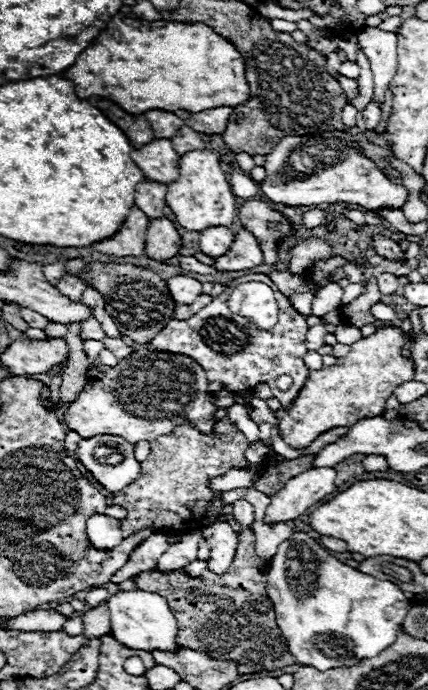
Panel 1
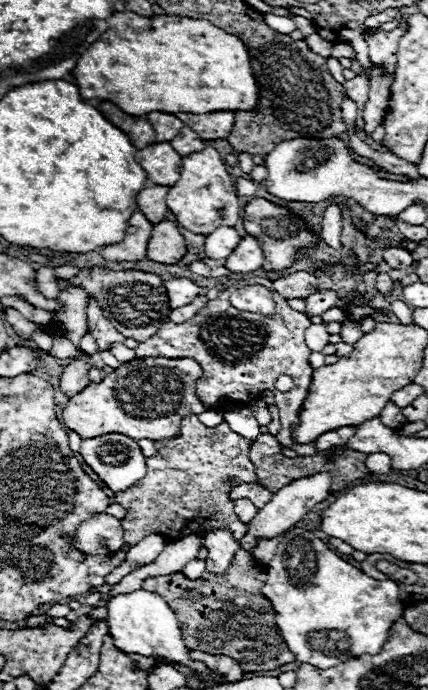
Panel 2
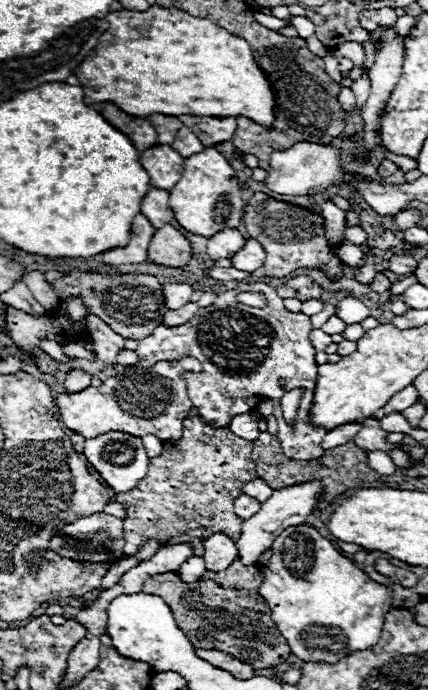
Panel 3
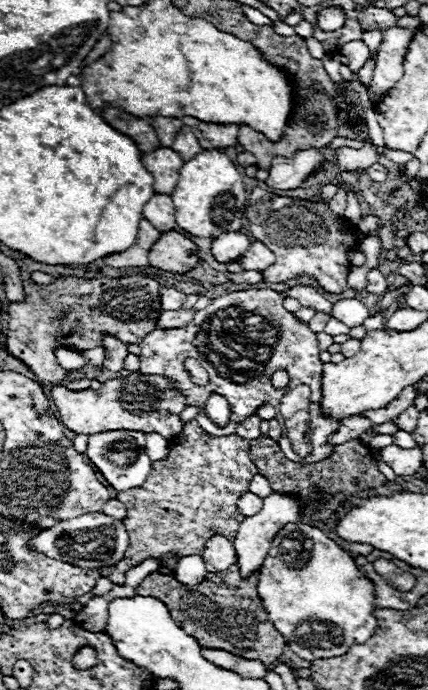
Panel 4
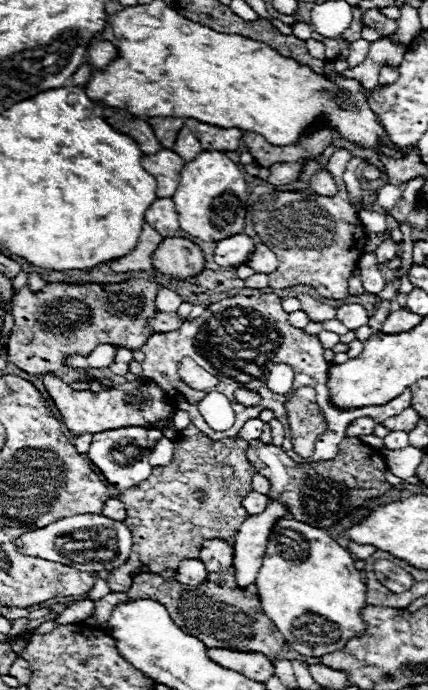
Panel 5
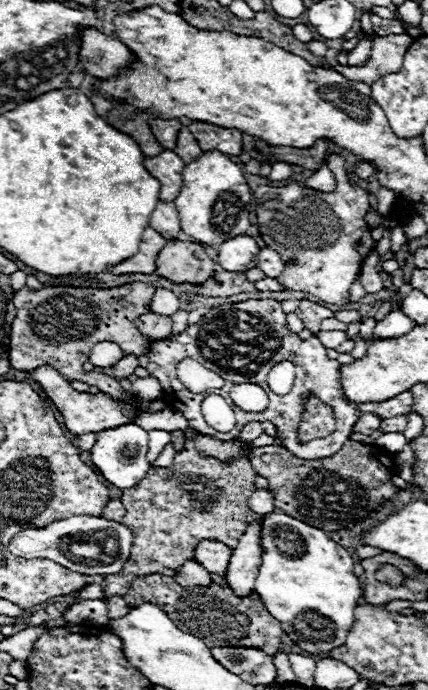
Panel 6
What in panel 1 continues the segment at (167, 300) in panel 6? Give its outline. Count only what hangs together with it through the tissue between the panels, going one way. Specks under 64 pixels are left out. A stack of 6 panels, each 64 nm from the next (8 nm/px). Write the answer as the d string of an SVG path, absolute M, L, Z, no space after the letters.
M174 276L166 284L168 284L168 290L170 290L176 306L194 302L194 298L202 294L202 284L190 276Z

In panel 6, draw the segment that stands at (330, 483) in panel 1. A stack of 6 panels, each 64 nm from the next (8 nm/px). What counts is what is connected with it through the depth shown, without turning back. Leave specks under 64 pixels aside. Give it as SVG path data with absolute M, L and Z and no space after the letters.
M260 520L250 524L238 542L238 546L232 552L230 566L226 570L226 582L232 588L238 598L246 598L246 594L252 594L254 580L260 566L260 554L262 548L258 544L260 538Z

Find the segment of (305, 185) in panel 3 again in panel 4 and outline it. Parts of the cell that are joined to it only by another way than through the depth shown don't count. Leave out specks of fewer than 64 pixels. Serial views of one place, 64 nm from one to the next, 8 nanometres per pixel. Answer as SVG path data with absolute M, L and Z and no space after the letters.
M310 148L310 150L300 150L294 158L274 158L272 168L268 170L270 176L266 180L268 186L272 188L280 188L280 190L290 190L300 186L306 176L320 166L320 162L324 160L324 156L320 154L320 150Z

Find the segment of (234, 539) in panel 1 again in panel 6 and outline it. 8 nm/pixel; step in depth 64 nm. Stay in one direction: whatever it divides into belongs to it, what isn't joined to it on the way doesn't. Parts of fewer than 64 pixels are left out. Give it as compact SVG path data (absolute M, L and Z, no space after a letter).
M202 540L194 550L194 560L202 562L210 574L224 574L230 562L232 550L216 540Z

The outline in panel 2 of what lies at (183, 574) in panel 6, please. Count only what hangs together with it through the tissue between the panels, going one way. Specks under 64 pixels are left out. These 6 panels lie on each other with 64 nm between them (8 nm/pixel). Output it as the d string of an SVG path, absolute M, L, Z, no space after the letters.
M194 558L194 560L190 560L190 562L184 564L182 574L186 574L186 578L202 578L204 570L206 570L206 562L200 560L200 558Z

